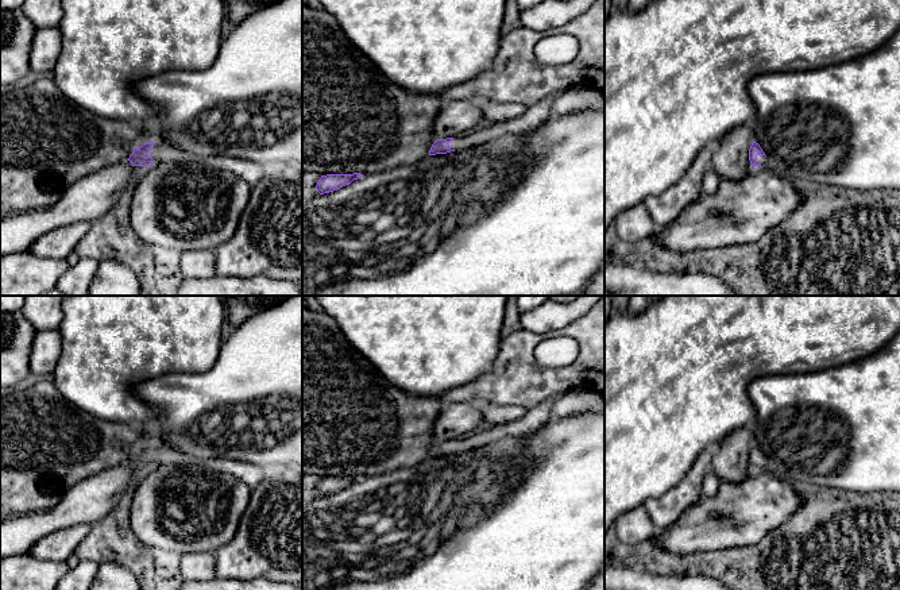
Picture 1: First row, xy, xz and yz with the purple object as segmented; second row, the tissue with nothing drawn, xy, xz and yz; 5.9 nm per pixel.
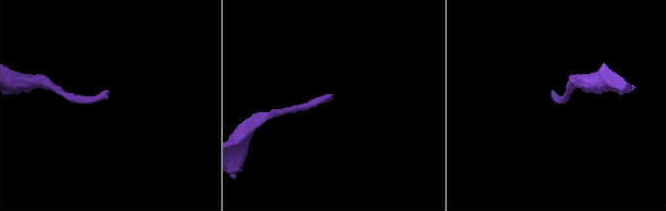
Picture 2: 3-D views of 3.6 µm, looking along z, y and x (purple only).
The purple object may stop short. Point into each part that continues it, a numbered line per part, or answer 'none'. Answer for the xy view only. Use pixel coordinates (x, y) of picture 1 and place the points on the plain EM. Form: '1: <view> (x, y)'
1: xy (251, 474)

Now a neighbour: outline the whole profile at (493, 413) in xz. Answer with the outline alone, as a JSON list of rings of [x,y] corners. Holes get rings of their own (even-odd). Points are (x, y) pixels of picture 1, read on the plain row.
[[[476,401],[483,414],[484,423],[502,425],[506,423],[517,421],[526,414],[524,406],[518,405],[497,405],[487,401]]]

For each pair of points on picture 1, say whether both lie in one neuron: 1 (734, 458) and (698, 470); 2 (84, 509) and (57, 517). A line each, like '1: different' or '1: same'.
1: different
2: same

